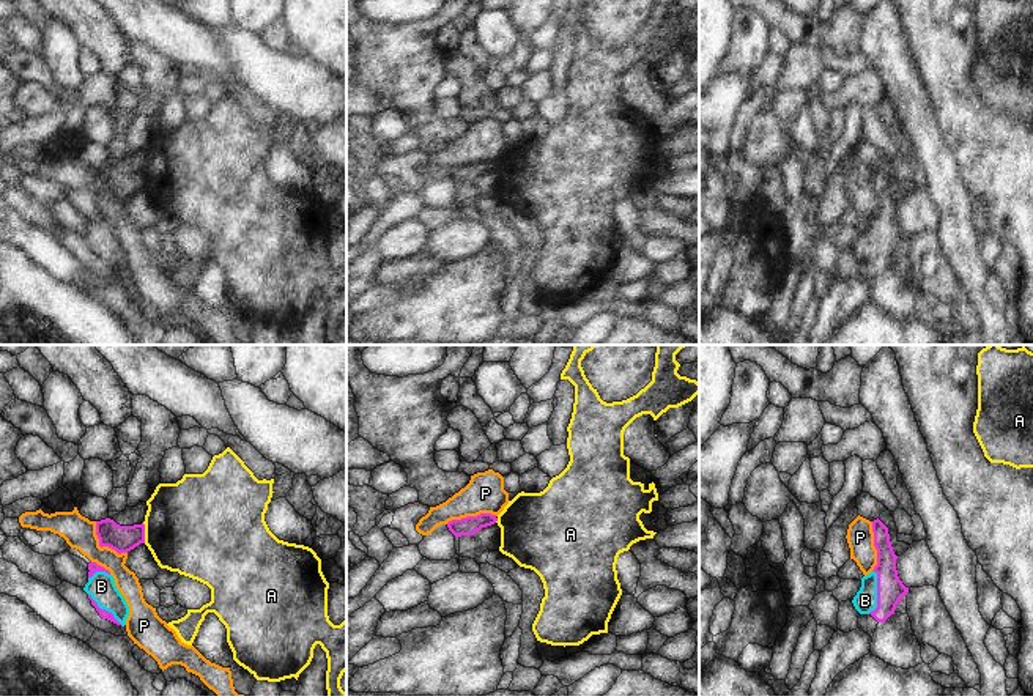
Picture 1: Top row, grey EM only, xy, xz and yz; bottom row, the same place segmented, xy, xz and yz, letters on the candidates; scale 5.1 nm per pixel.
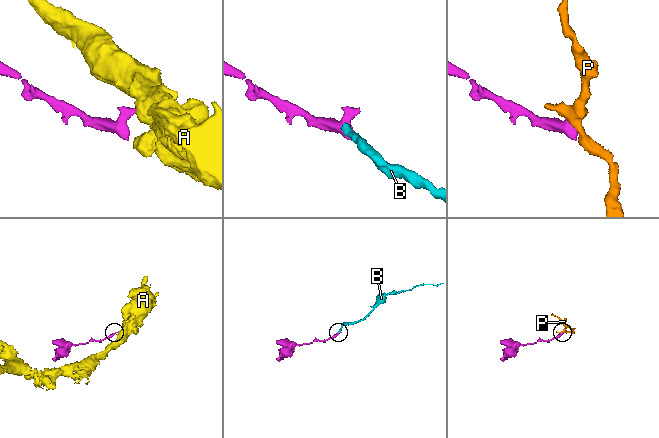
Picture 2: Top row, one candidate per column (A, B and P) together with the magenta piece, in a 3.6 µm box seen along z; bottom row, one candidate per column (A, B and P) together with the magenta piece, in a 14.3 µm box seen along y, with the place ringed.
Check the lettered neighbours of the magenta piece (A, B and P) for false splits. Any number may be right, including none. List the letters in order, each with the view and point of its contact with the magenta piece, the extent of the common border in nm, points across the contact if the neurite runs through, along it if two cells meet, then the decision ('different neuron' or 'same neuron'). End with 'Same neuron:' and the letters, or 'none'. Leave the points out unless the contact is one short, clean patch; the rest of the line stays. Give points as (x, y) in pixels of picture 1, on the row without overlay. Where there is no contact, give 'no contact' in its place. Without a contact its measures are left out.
A: meets magenta in xy at (144, 180); contact 110 nm long; different neuron
B: meets magenta in yz at (877, 240); contact 220 nm long; runs through yz (890, 236), (877, 240), (865, 248); same neuron
P: meets magenta in xy at (101, 194); contact 240 nm long; border along xy (95, 169), (98, 191), (111, 194), (118, 200), (126, 200); different neuron
Same neuron: B

